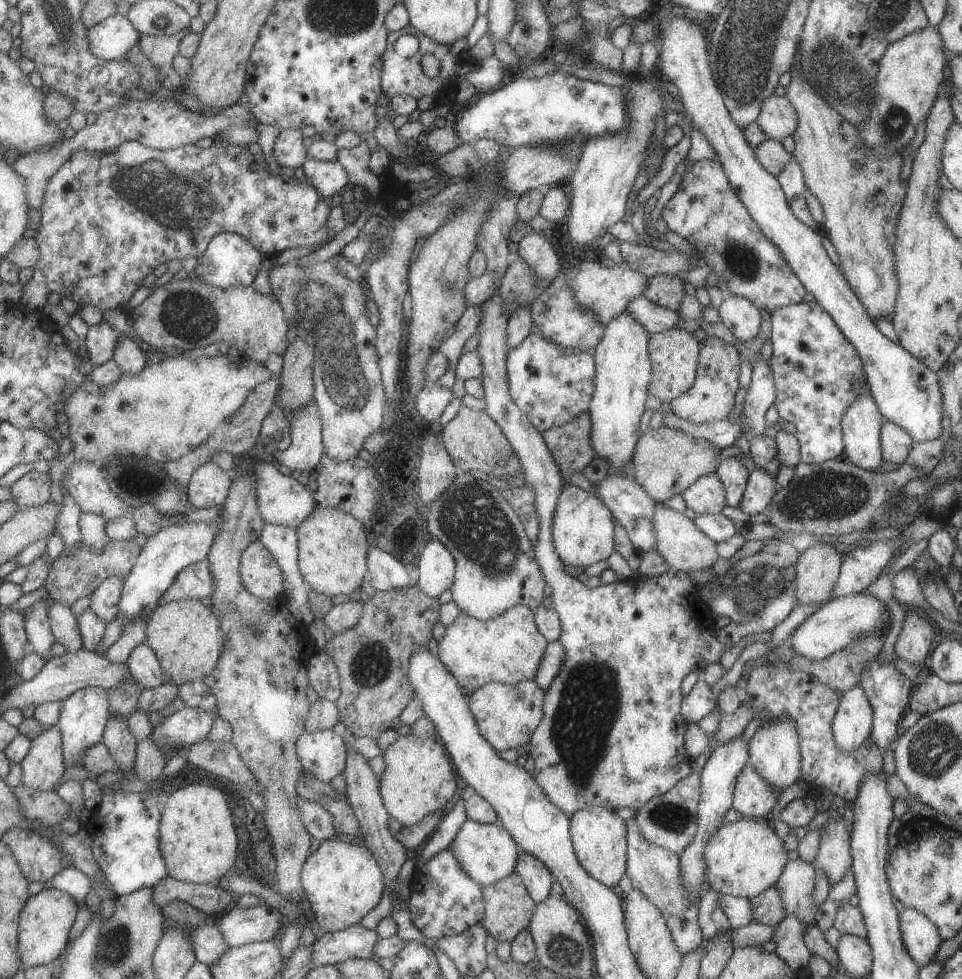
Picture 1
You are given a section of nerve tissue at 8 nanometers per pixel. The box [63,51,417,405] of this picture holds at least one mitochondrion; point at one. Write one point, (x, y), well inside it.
(170, 198)

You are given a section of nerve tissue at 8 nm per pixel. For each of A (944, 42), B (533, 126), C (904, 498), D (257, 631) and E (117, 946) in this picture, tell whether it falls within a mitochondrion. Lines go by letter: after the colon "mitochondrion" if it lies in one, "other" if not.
A: other
B: mitochondrion
C: mitochondrion
D: mitochondrion
E: mitochondrion

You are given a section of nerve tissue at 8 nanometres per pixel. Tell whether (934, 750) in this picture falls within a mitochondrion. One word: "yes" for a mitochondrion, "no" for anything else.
yes

